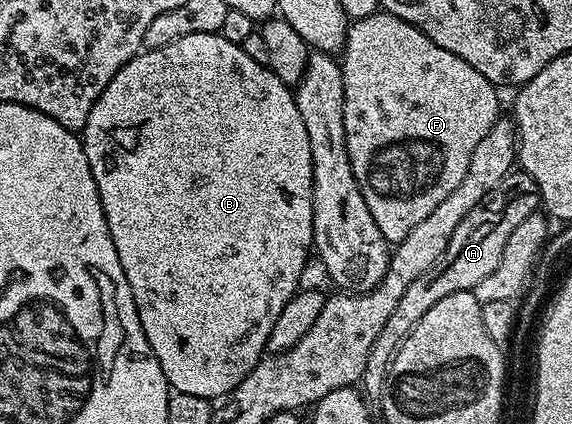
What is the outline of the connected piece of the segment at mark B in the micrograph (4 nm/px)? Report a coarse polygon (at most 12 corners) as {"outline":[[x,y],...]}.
{"outline":[[220,33],[81,137],[177,394],[264,357],[315,241],[292,87]]}

